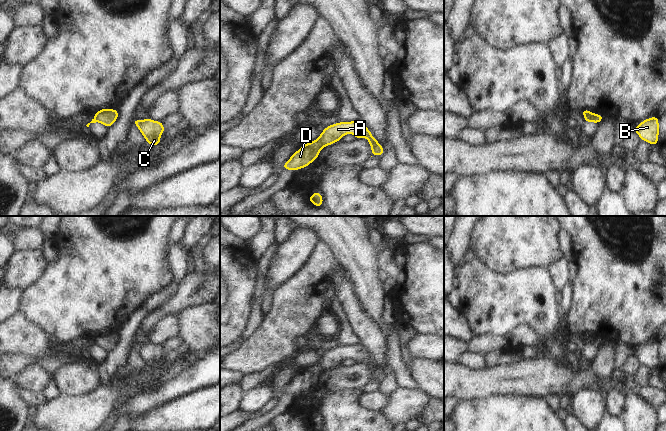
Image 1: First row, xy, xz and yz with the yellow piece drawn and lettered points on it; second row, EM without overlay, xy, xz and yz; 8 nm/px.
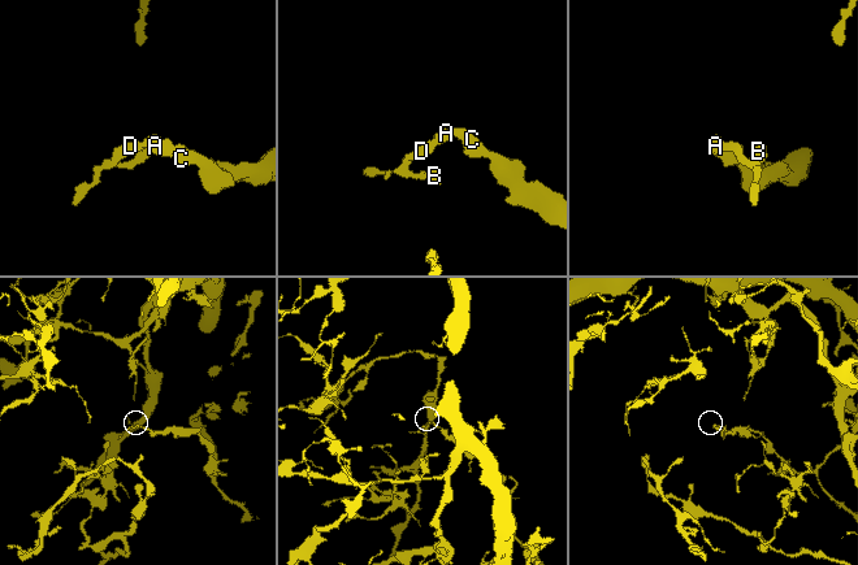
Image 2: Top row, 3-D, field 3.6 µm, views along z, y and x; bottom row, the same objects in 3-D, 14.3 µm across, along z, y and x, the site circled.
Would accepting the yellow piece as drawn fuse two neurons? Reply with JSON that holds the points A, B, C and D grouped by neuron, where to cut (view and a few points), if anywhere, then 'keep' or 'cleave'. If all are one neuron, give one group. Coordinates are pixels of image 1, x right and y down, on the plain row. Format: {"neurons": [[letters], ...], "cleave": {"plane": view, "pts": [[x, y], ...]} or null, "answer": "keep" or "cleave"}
{"neurons": [["A", "C"], ["B", "D"]], "cleave": {"plane": "yz", "pts": [[596, 338], [592, 343], [585, 344]]}, "answer": "cleave"}

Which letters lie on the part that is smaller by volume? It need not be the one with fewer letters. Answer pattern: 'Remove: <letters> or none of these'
Remove: B, D

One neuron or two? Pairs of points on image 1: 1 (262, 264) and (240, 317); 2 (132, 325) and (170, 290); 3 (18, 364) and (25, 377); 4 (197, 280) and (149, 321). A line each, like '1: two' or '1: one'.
1: two
2: one
3: two
4: one

